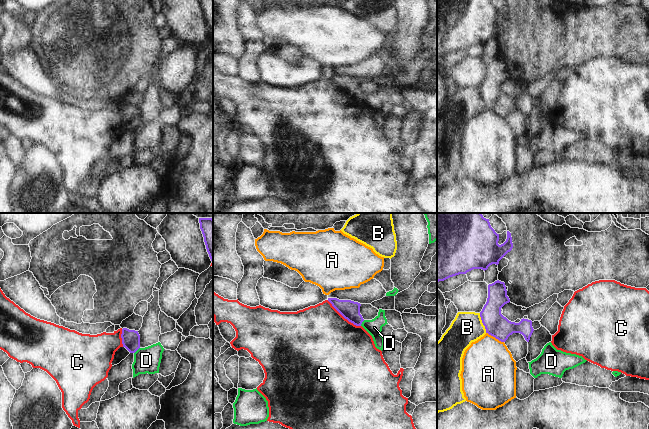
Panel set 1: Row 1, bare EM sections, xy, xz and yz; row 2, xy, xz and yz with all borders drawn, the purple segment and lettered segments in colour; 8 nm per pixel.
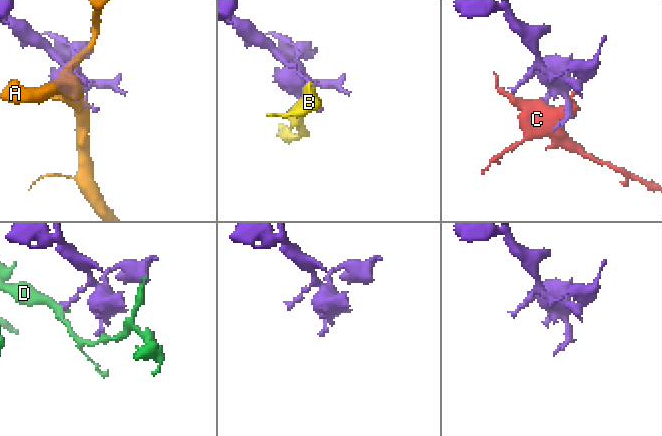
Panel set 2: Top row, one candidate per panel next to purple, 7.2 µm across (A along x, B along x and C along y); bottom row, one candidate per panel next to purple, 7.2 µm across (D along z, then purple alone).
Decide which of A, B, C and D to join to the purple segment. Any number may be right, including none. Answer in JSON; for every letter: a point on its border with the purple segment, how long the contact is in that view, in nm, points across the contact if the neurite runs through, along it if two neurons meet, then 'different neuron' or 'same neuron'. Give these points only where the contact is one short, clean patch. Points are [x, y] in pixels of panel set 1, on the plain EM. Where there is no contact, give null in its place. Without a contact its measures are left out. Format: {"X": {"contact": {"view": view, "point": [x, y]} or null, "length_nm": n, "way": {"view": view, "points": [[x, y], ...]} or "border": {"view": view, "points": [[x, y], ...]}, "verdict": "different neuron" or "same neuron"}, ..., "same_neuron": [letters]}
{"A": {"contact": {"view": "yz", "point": [495, 113]}, "length_nm": 170, "border": {"view": "yz", "points": [[486, 108], [503, 118]]}, "verdict": "different neuron"}, "B": {"contact": {"view": "yz", "point": [482, 98]}, "length_nm": 170, "border": {"view": "yz", "points": [[479, 89], [486, 108]]}, "verdict": "different neuron"}, "C": {"contact": {"view": "xz", "point": [344, 93]}, "length_nm": 340, "verdict": "different neuron"}, "D": {"contact": {"view": "xy", "point": [137, 125]}, "length_nm": 70, "border": {"view": "xy", "points": [[139, 123], [134, 129]]}, "verdict": "different neuron"}, "same_neuron": []}

